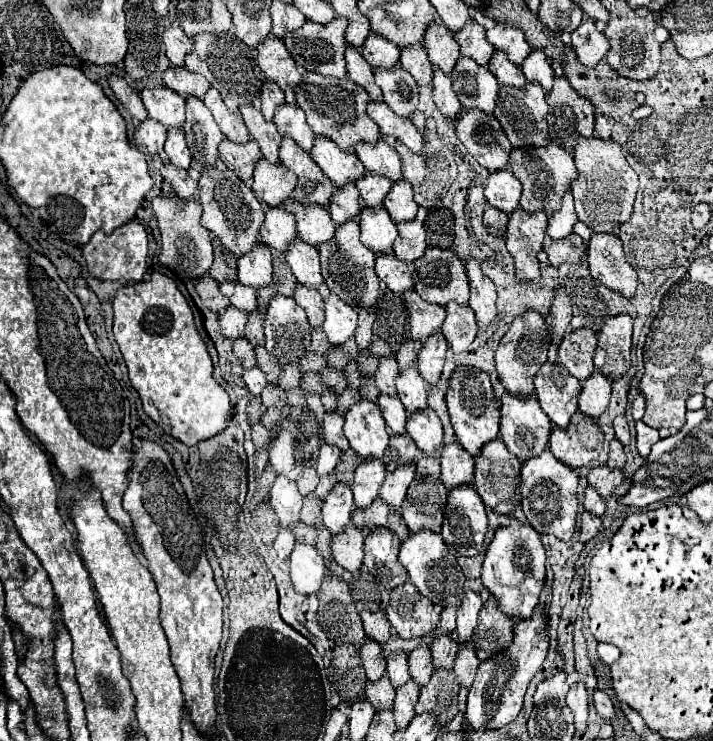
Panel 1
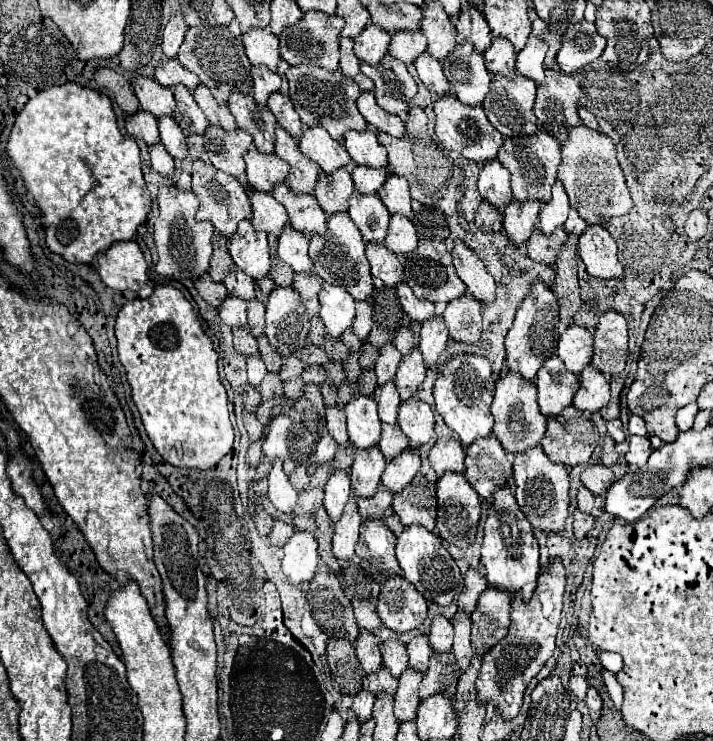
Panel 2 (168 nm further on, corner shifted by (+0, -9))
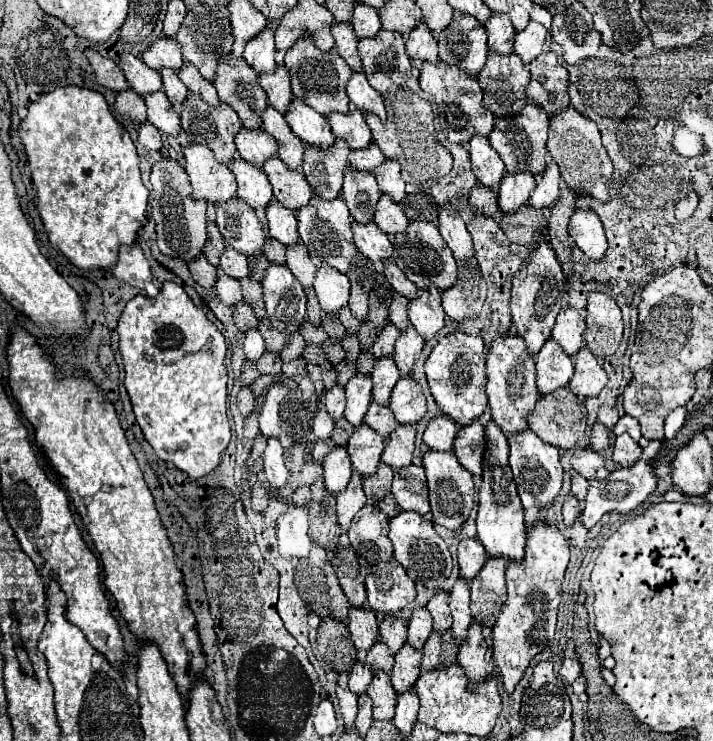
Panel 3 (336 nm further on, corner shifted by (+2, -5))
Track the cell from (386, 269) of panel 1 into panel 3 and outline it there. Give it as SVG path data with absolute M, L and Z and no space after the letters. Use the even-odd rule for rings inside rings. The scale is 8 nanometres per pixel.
M352 224L352 232L354 232L354 244L358 246L358 250L372 262L384 262L392 258L392 244L388 240L388 236L374 224Z

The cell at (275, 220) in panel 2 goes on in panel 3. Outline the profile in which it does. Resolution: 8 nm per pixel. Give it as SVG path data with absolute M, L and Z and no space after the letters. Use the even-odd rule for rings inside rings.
M242 158L234 160L230 164L230 170L234 172L238 182L238 198L248 202L248 206L254 208L256 212L266 210L274 200L272 186L266 174L256 166L248 166L248 162L244 162Z

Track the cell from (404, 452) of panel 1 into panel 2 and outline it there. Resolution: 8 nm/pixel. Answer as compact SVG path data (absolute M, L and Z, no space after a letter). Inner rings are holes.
M382 424L382 438L378 442L378 448L380 452L386 456L386 460L398 456L402 450L406 450L410 444L408 444L408 438L402 434L400 426L386 426Z

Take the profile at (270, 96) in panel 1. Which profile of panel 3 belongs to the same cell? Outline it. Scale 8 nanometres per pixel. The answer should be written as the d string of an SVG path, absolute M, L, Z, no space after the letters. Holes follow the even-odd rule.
M268 24L268 30L264 30L264 34L260 34L258 38L254 38L252 42L246 44L244 60L260 76L260 74L268 74L268 72L276 70L274 54L276 54L274 32L272 32L272 24Z

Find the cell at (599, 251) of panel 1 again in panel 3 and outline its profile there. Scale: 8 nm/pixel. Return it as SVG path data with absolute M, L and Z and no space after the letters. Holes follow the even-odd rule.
M576 210L568 224L568 234L574 244L594 262L600 262L606 256L608 242L600 218L592 210Z

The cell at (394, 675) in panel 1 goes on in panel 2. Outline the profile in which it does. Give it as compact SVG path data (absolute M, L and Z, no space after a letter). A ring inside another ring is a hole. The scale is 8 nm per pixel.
M396 638L384 640L380 644L380 654L382 654L384 666L392 672L392 676L400 676L408 668L406 646L400 640L396 640Z

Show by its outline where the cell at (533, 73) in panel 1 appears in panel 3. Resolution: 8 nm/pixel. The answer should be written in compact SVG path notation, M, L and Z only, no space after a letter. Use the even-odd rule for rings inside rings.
M530 20L526 30L516 34L514 38L514 52L522 58L524 64L532 64L536 56L544 50L544 40L546 40L546 28L540 22Z

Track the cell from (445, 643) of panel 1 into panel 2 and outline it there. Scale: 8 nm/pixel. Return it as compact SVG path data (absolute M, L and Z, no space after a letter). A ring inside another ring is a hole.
M434 616L430 626L430 646L434 652L450 652L452 650L452 622L444 616Z

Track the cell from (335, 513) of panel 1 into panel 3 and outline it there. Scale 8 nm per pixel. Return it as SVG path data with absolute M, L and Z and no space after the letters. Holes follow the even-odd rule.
M334 448L334 450L326 456L322 468L324 468L326 490L328 490L332 496L338 496L338 494L346 488L346 484L348 484L348 480L350 480L350 476L352 476L352 468L350 468L350 462L348 462L346 450L344 450L344 448Z

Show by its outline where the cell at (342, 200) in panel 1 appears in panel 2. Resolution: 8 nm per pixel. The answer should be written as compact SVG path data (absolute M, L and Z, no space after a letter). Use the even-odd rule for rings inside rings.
M346 166L342 170L336 170L334 174L322 174L320 170L318 188L314 188L314 196L326 214L346 212L352 192L354 182Z

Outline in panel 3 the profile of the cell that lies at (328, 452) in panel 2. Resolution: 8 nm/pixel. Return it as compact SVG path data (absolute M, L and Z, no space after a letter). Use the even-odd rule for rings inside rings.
M320 410L320 412L316 414L312 430L314 430L314 436L316 436L318 440L326 440L326 438L330 438L330 436L332 436L334 422L328 418L328 412L326 412L326 410Z

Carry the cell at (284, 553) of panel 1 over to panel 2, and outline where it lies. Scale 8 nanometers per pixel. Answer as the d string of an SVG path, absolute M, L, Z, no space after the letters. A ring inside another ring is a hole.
M276 520L276 524L272 526L272 534L270 534L270 540L274 544L286 544L286 540L290 538L290 534L294 532L294 526L288 522L288 520Z

